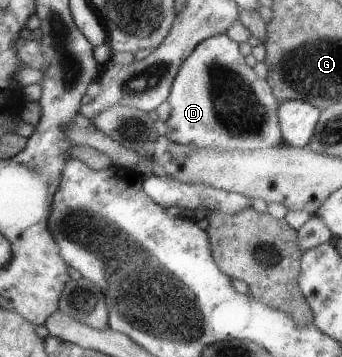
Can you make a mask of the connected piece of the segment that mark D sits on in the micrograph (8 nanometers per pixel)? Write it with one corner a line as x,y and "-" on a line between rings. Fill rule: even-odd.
225,32
203,39
193,47
193,51
183,59
173,79
166,102
171,107
171,114
164,122
167,126
165,137
177,145
215,151
253,151
282,144
281,131
275,115
279,104
271,93
271,87
245,64
238,44
231,41

